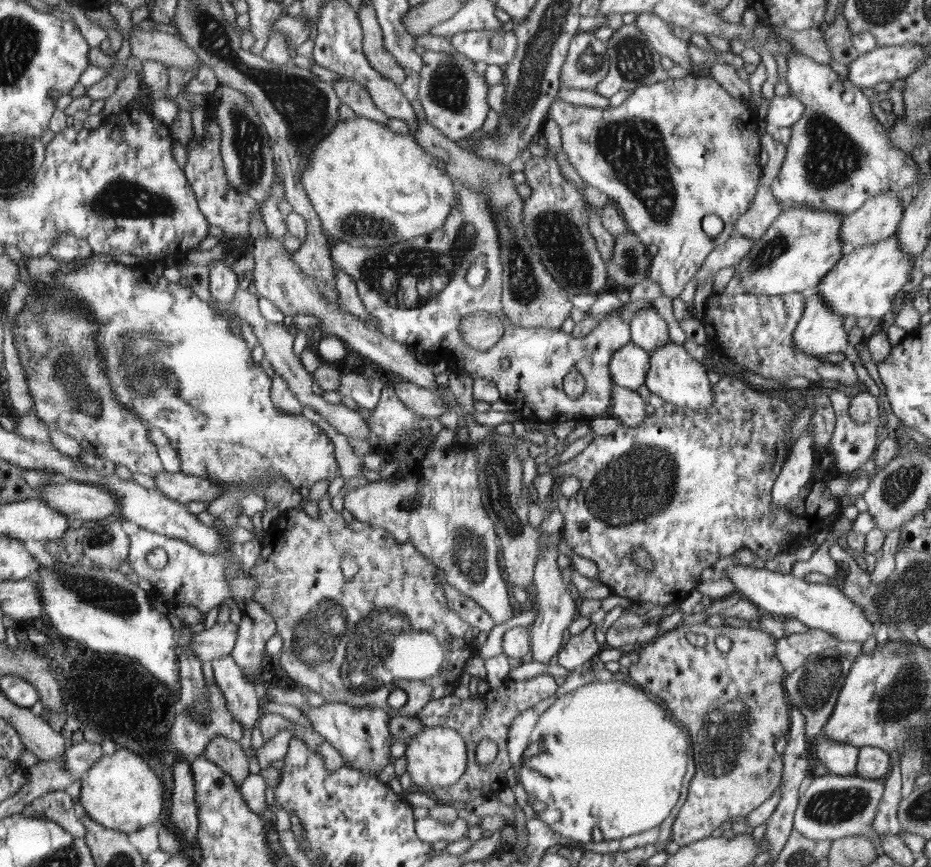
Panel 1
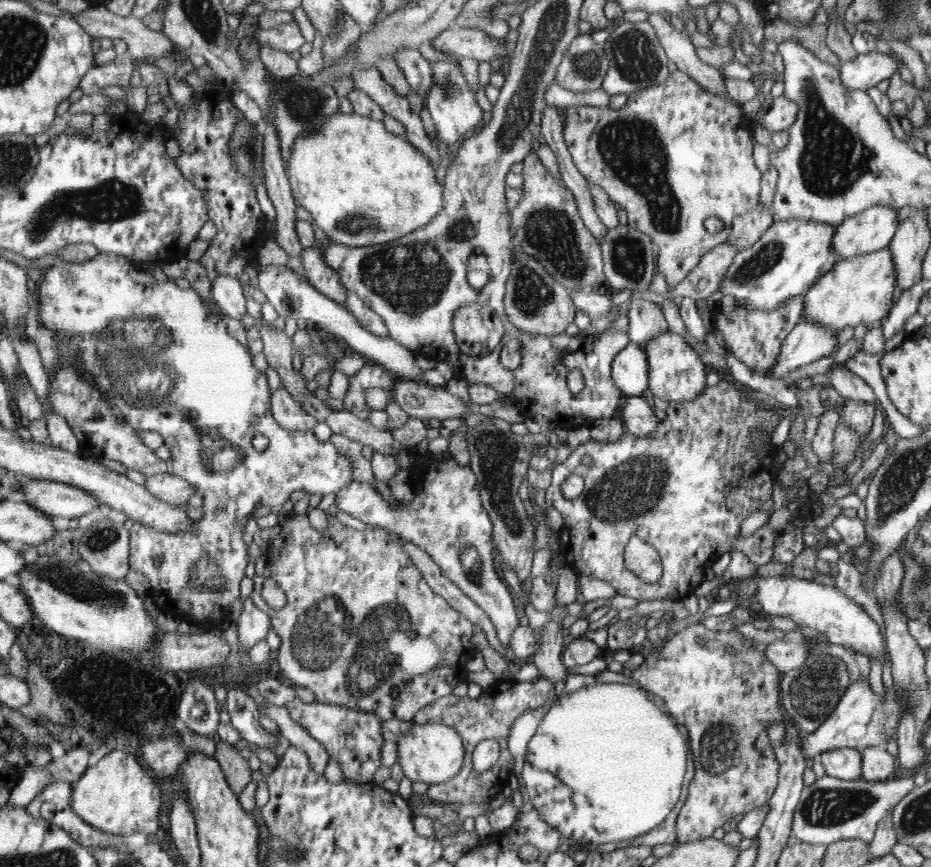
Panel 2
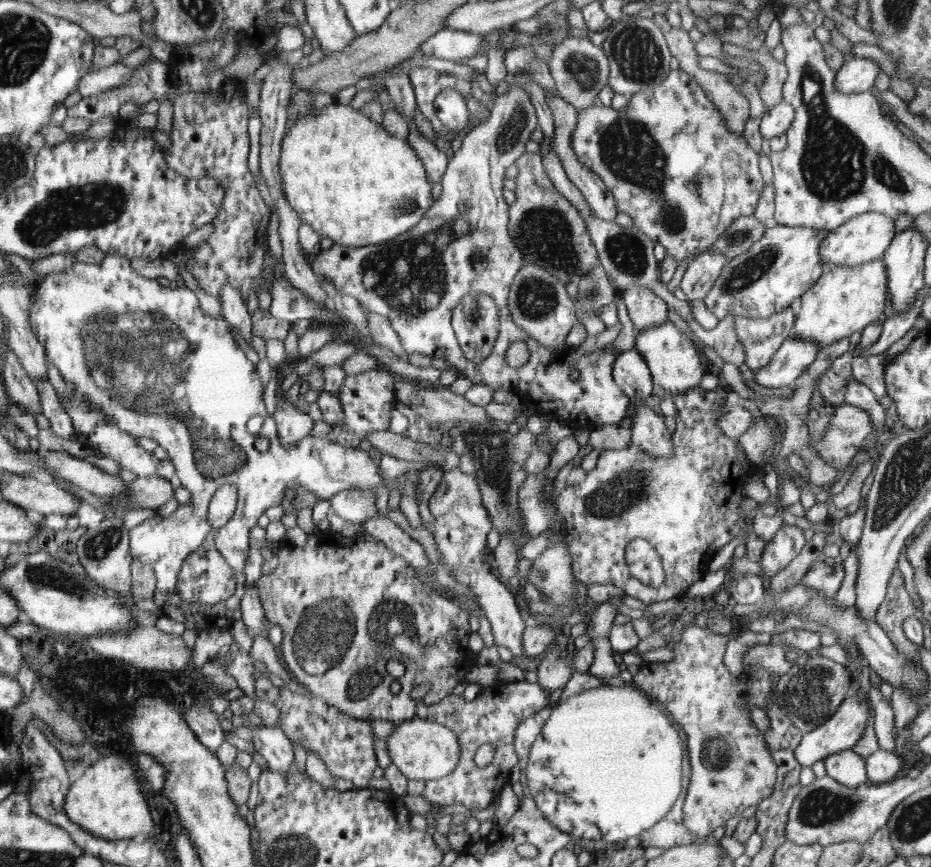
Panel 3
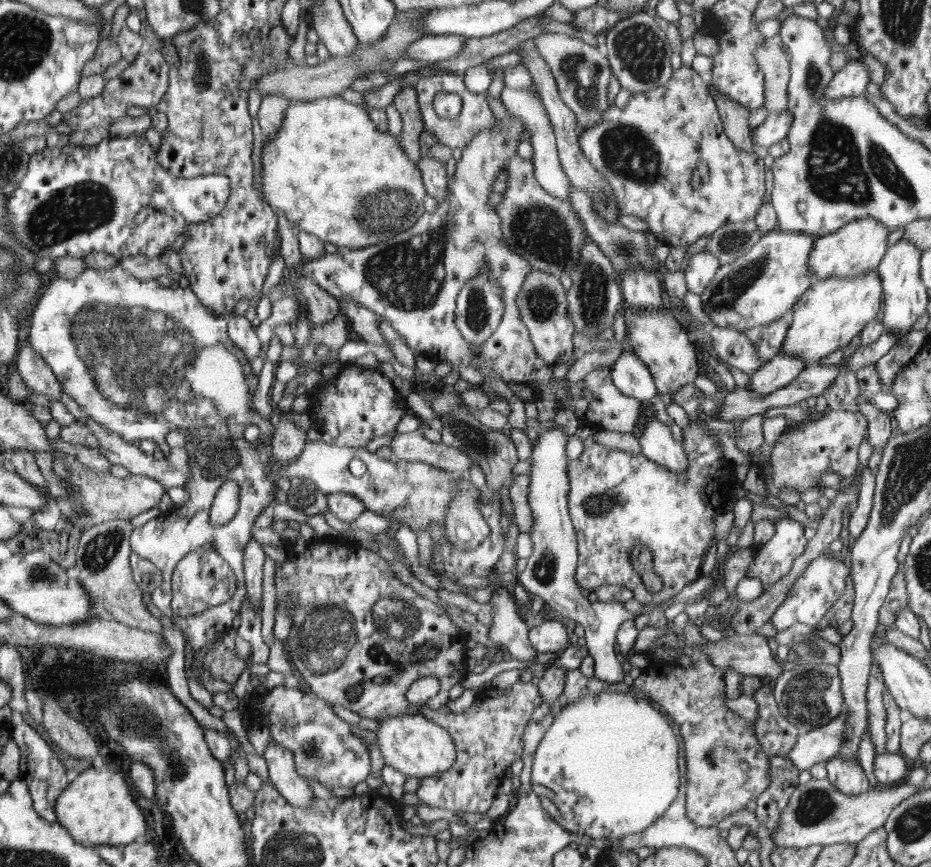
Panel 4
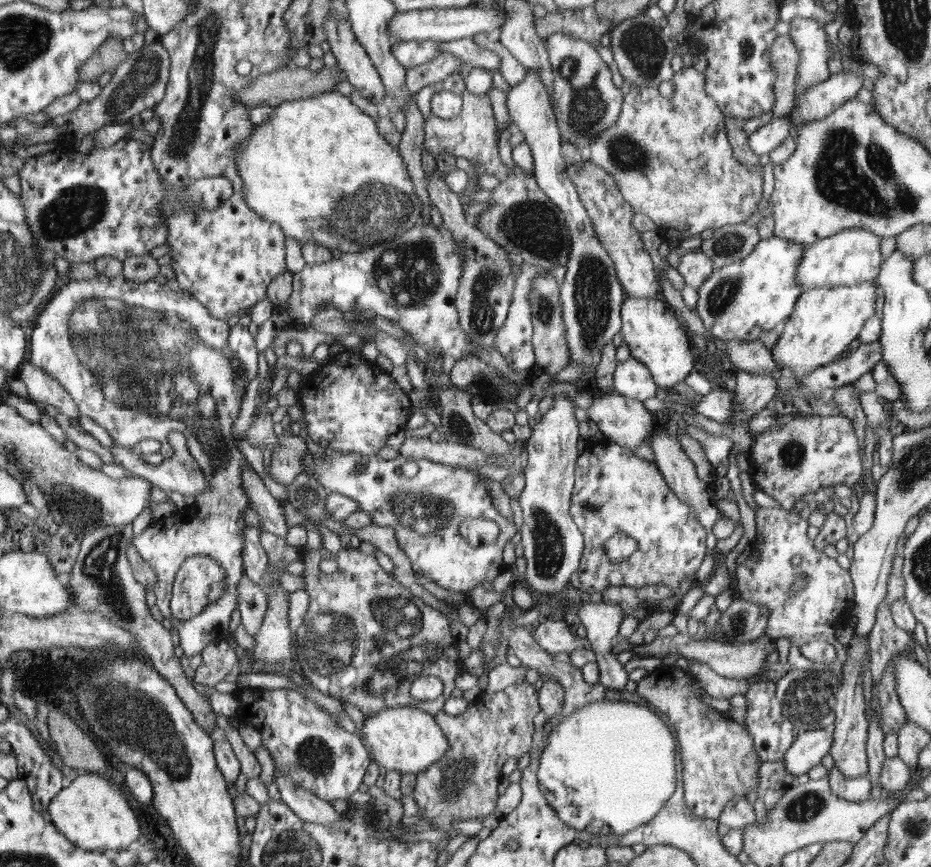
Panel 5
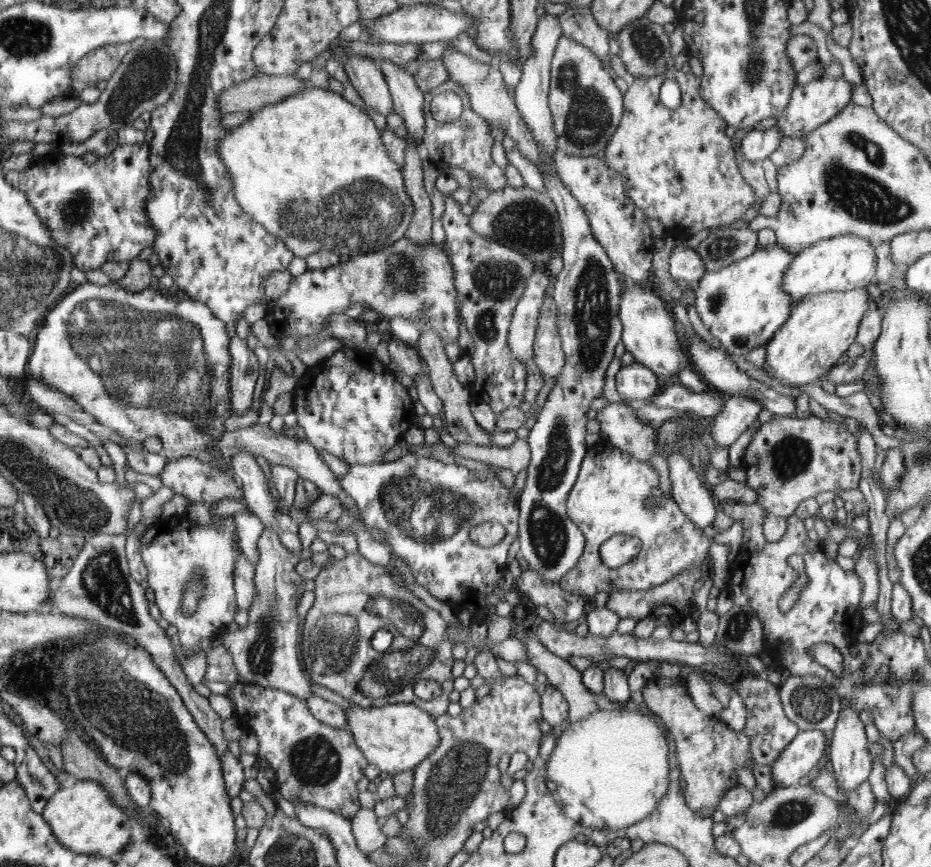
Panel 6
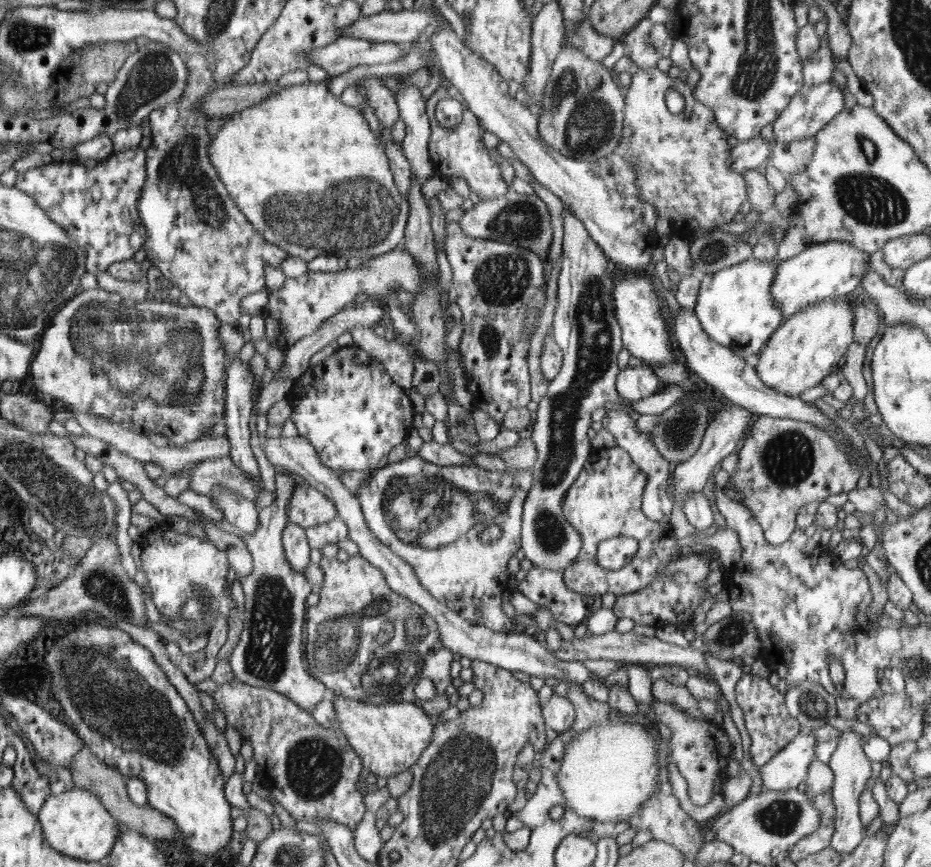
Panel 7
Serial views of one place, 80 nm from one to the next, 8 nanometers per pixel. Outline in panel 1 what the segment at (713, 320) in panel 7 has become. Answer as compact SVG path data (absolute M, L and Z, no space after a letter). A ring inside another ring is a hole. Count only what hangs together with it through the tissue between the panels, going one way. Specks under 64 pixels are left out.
M792 207L782 211L762 238L754 241L748 255L736 265L734 276L740 280L742 294L764 298L790 292L813 292L844 256L840 234L844 217L814 207Z

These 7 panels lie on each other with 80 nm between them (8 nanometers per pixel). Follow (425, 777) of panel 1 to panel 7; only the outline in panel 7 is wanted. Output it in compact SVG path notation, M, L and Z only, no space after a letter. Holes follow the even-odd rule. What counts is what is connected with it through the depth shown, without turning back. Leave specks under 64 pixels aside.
M334 693L337 724L344 731L350 746L364 762L366 771L377 778L390 778L408 770L418 762L433 740L435 728L432 718L417 704L392 702L370 704Z

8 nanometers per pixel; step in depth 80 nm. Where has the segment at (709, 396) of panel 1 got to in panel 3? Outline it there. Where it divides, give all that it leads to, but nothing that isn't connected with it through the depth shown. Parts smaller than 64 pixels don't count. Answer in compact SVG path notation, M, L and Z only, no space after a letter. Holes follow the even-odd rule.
M666 320L662 325L644 329L636 336L636 350L642 355L651 372L653 380L653 396L657 398L684 396L686 391L700 384L704 376L704 366L700 362L698 352L690 344L688 336L674 328L675 324Z

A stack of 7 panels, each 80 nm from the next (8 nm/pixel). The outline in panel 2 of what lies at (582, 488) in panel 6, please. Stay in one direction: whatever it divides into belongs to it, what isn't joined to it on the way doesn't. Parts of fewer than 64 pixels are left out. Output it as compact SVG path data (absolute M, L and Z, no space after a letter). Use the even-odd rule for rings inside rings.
M725 377L720 380L717 385L706 389L705 393L703 393L700 398L684 403L670 401L670 405L665 412L666 418L661 420L659 425L655 428L655 431L651 432L647 437L640 438L637 435L630 434L628 431L624 431L622 436L614 442L602 442L599 440L592 440L591 438L585 440L582 445L580 445L573 453L571 453L571 455L568 456L568 458L566 458L564 462L562 462L562 464L557 464L552 469L551 485L543 490L541 499L543 499L548 506L558 510L564 520L562 528L556 532L560 546L558 555L565 559L566 564L571 566L579 577L594 577L603 580L604 582L610 583L617 590L618 594L621 594L622 596L631 596L639 600L656 599L683 601L686 596L694 593L696 586L705 580L706 568L711 568L714 562L718 560L718 557L724 553L740 551L757 566L764 565L773 560L774 544L780 535L780 531L773 529L768 523L763 524L751 536L746 536L746 538L738 537L740 534L740 524L744 522L744 519L750 516L752 512L760 511L762 504L770 500L773 483L782 469L781 450L768 443L765 451L757 453L753 449L753 444L751 443L751 430L753 430L755 426L761 426L763 432L765 432L767 436L770 436L771 441L771 434L782 420L782 416L779 412L776 412L776 410L760 406L760 404L758 404L754 399L751 399L742 390L738 383L735 384L731 378ZM585 453L592 458L592 464L590 464L590 466L586 466L582 463L582 458L584 458ZM571 474L582 476L584 479L584 490L577 498L569 500L562 495L562 489L560 486ZM632 536L637 536L644 540L644 542L650 544L659 553L662 563L662 576L657 583L650 586L642 585L638 577L626 568L623 555L624 550L626 549L626 544L631 540Z

